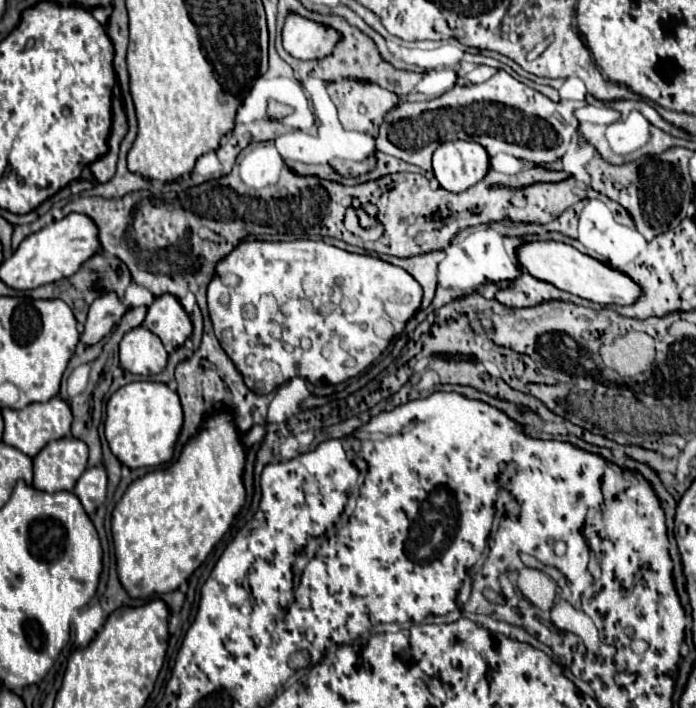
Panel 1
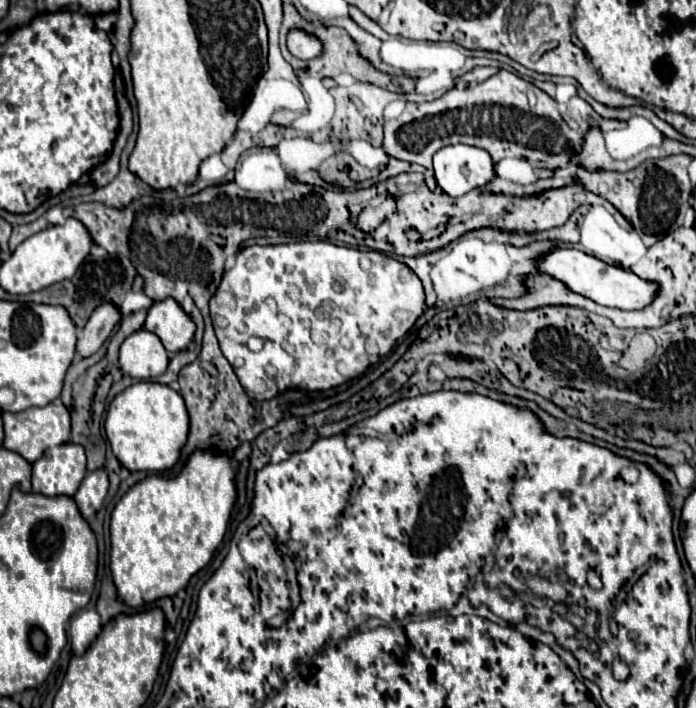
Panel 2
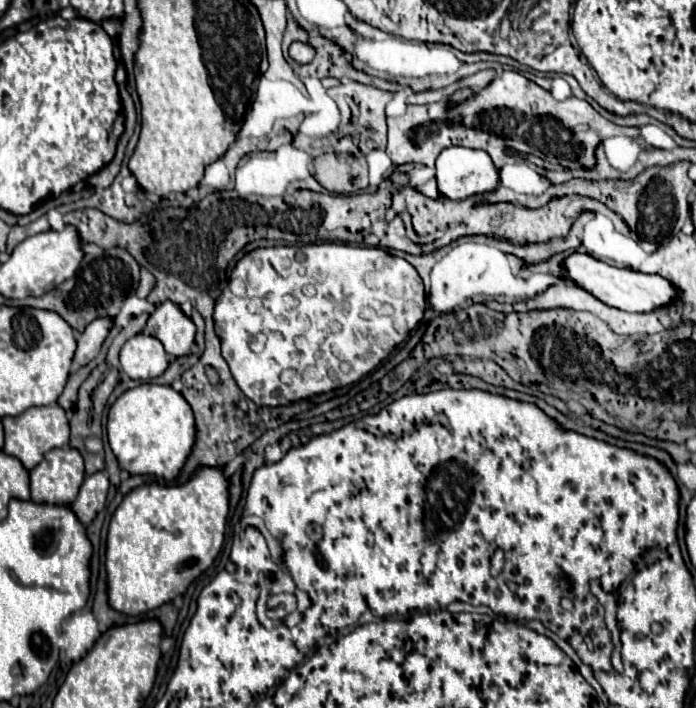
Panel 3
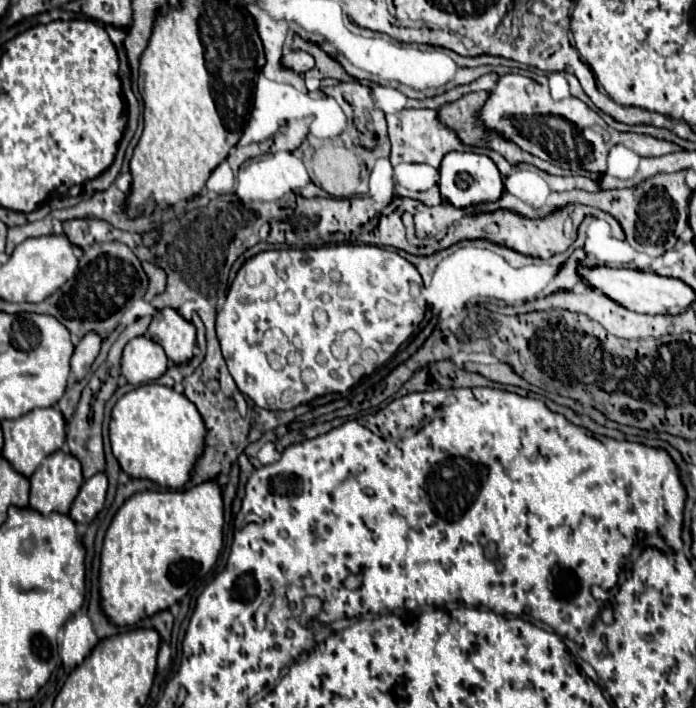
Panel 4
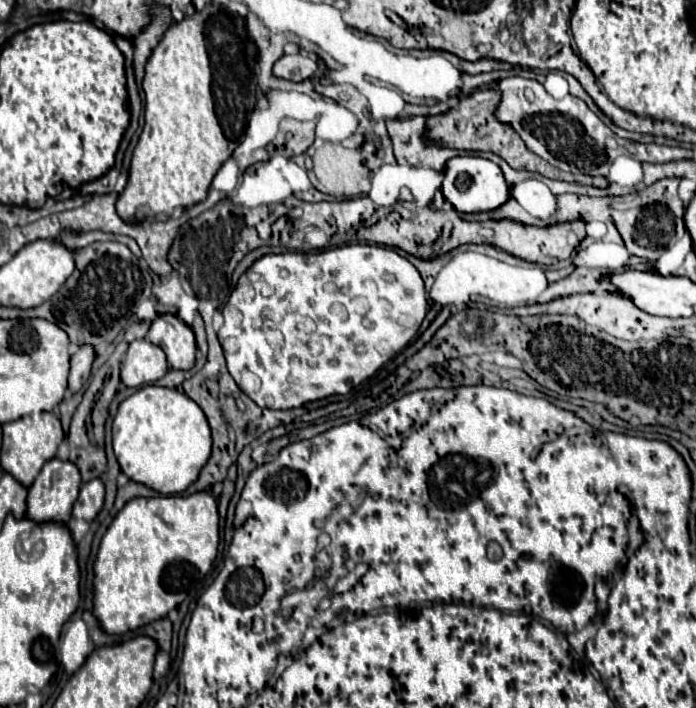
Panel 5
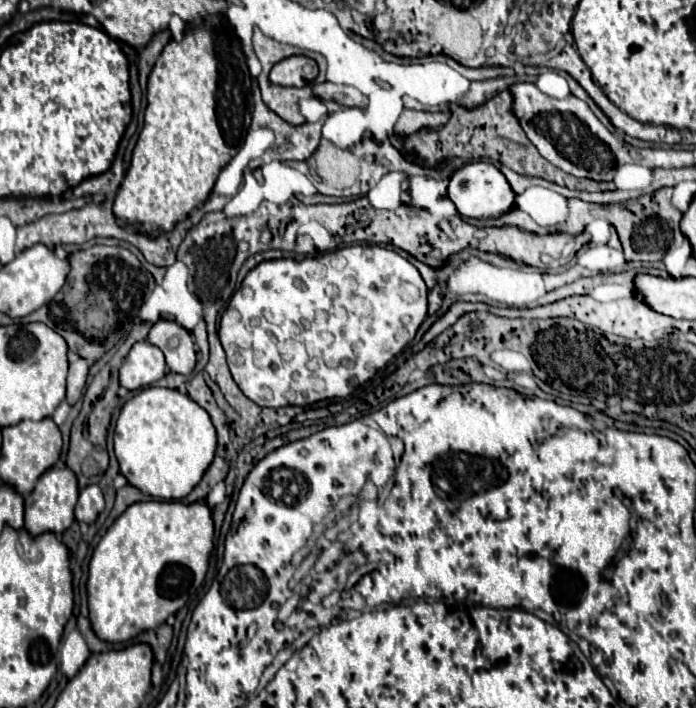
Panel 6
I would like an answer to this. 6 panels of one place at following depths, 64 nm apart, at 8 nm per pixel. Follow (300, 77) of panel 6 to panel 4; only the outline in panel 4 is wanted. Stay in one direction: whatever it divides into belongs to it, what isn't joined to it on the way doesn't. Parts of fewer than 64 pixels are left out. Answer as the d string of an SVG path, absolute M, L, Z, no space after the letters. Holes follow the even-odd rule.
M292 50L288 56L282 58L282 64L286 68L292 68L292 70L304 74L306 70L310 70L314 66L314 58L304 50Z

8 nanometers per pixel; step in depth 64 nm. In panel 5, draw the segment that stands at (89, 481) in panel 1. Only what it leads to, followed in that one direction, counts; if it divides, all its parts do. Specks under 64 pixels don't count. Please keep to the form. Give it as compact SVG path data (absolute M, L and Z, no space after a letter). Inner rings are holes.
M94 478L82 484L80 496L72 508L72 516L92 522L102 510L102 506L104 506L104 482L100 478Z

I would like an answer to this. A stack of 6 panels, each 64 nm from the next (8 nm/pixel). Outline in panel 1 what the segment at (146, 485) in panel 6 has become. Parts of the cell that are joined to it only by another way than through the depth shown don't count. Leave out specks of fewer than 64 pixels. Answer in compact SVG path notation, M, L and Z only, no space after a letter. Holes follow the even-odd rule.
M130 382L116 390L106 404L106 440L112 454L128 468L158 468L172 460L174 444L182 428L182 406L174 390L162 382Z

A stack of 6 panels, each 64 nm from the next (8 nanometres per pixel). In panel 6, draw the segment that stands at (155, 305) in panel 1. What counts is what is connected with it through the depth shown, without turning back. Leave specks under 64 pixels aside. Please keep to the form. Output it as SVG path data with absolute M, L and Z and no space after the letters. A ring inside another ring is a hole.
M158 320L148 334L148 342L164 352L166 364L172 372L190 374L194 370L196 366L194 338L178 322Z

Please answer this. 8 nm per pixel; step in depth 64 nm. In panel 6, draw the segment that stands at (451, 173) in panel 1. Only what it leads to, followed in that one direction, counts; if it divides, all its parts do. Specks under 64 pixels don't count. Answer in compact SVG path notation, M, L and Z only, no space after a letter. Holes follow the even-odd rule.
M478 160L478 162L466 162L452 172L448 180L448 198L454 202L456 210L466 218L496 218L512 208L514 190L494 164Z

